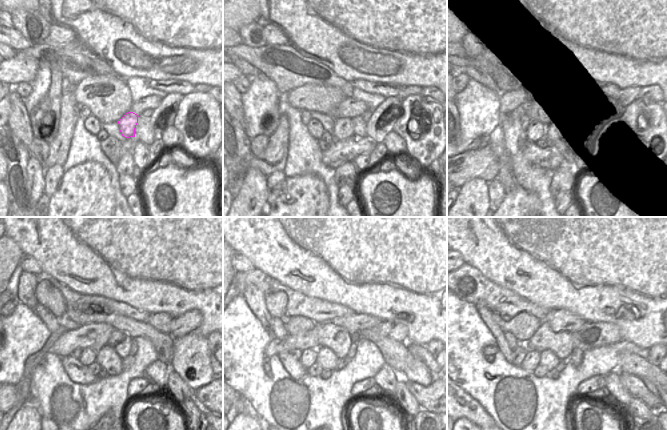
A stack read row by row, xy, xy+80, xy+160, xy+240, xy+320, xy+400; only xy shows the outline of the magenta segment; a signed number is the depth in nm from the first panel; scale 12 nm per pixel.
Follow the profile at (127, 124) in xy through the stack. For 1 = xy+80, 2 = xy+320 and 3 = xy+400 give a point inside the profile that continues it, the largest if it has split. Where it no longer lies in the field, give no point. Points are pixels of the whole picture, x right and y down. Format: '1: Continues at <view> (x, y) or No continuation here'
1: Continues at xy+80 (343, 128)
2: Continues at xy+320 (327, 359)
3: Continues at xy+400 (548, 358)

